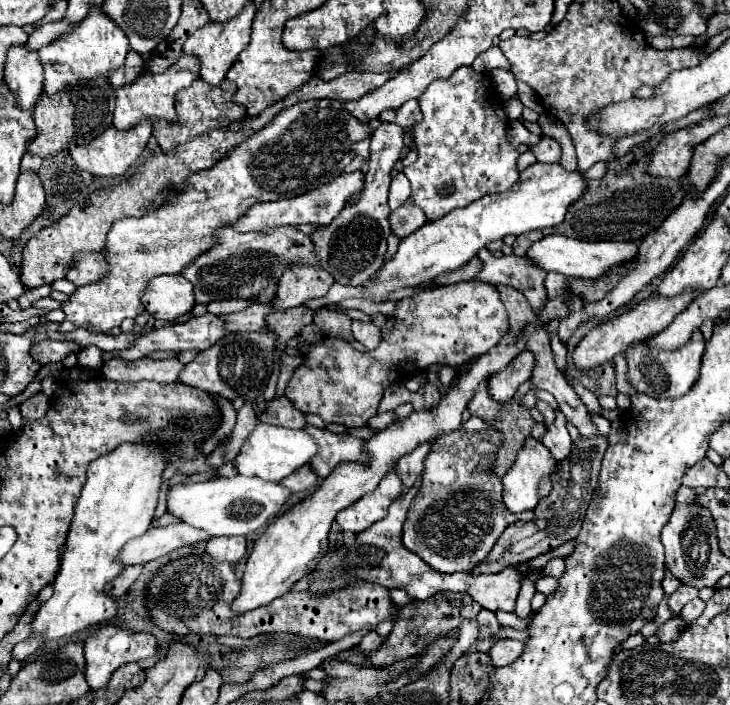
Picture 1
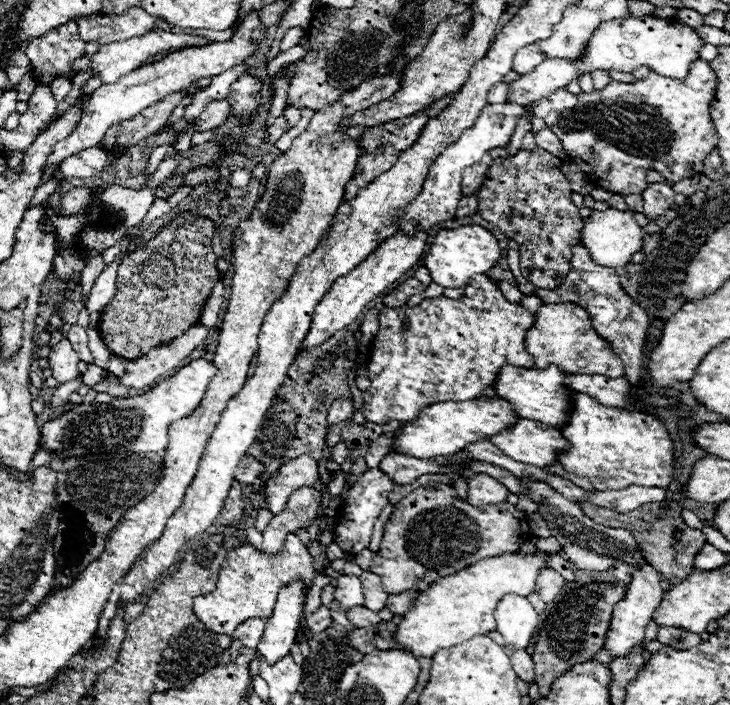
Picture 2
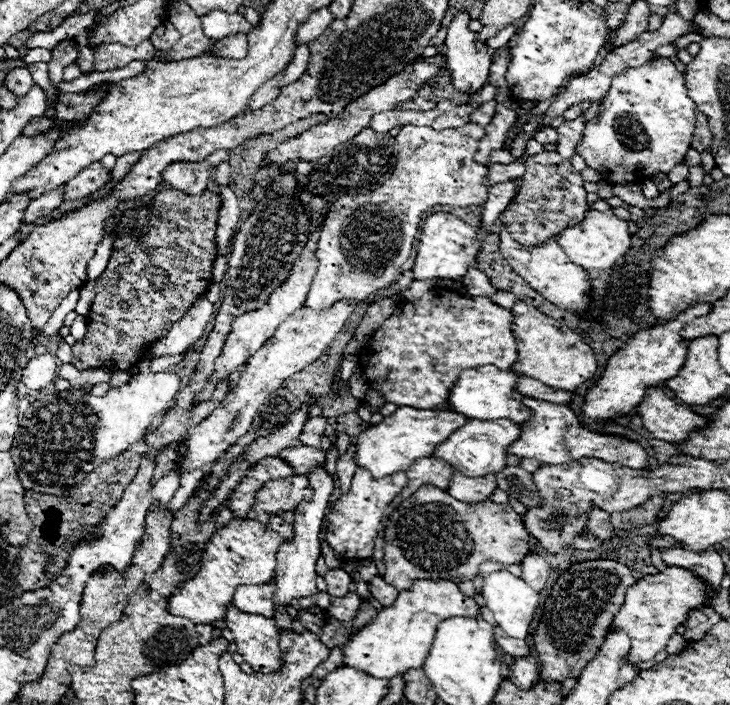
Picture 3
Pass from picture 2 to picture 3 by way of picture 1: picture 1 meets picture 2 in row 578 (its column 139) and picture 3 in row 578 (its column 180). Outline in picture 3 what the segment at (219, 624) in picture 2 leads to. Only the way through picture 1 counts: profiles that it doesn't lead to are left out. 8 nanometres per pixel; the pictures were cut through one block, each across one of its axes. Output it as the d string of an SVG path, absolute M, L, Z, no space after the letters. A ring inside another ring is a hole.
M270 516L270 522L266 526L252 518L230 520L208 540L202 552L200 572L192 580L182 582L168 598L168 612L172 616L188 618L194 624L212 624L214 620L224 620L236 586L264 584L266 580L274 578L276 552L280 544L284 540L290 540L292 536L292 526L280 516Z

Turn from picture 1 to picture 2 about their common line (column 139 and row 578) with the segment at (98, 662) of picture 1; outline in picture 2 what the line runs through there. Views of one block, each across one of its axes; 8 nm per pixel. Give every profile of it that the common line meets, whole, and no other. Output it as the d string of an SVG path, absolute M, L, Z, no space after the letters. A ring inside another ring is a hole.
M650 564L636 566L636 570L632 572L632 582L626 588L624 600L620 600L620 604L614 606L614 620L610 622L610 636L606 636L606 648L614 656L624 656L624 654L628 654L630 648L634 648L638 642L642 642L644 630L646 630L648 622L652 620L652 614L658 608L662 594L664 594L664 590L660 588L660 574Z

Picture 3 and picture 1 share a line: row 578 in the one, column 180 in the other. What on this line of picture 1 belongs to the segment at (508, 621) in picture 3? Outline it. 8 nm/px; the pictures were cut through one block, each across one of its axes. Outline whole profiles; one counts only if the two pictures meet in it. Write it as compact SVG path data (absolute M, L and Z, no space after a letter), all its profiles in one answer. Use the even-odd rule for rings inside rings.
M236 474L232 478L172 486L166 494L166 512L192 528L206 530L210 536L246 536L266 526L290 496L292 492L276 482Z

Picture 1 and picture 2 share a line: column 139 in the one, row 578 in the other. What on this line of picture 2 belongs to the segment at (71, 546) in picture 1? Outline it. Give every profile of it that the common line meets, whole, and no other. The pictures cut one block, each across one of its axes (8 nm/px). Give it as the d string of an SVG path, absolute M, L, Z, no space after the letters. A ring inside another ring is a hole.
M508 552L502 556L480 560L470 568L462 568L456 574L438 580L438 584L432 584L426 592L418 594L418 600L414 600L414 608L398 624L396 640L400 644L400 650L412 652L416 658L432 656L446 646L454 646L470 640L476 634L488 634L496 630L494 612L498 602L506 594L528 598L528 594L536 592L536 578L542 568L548 568L548 556L550 552L526 556Z

